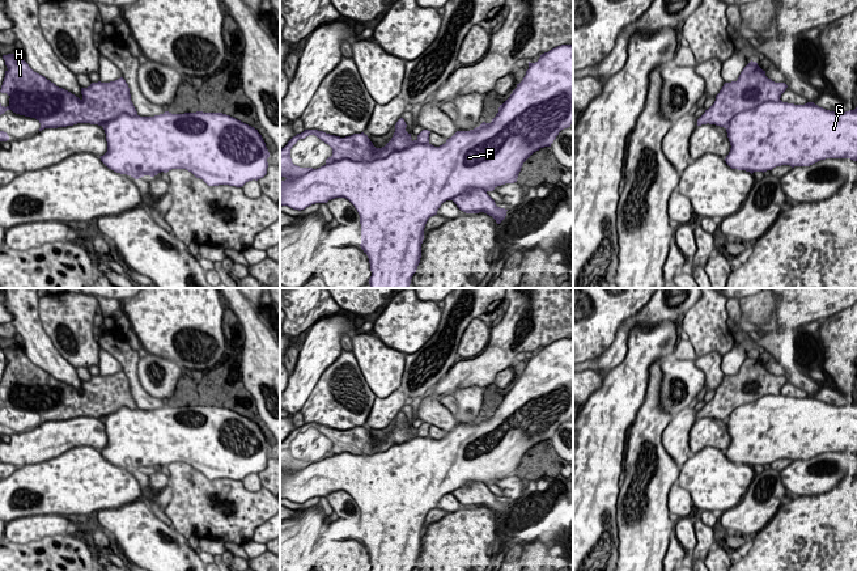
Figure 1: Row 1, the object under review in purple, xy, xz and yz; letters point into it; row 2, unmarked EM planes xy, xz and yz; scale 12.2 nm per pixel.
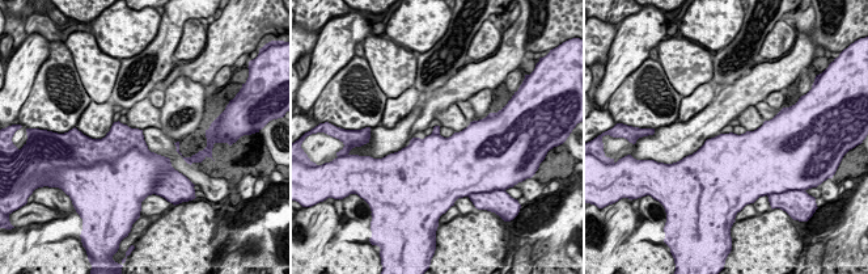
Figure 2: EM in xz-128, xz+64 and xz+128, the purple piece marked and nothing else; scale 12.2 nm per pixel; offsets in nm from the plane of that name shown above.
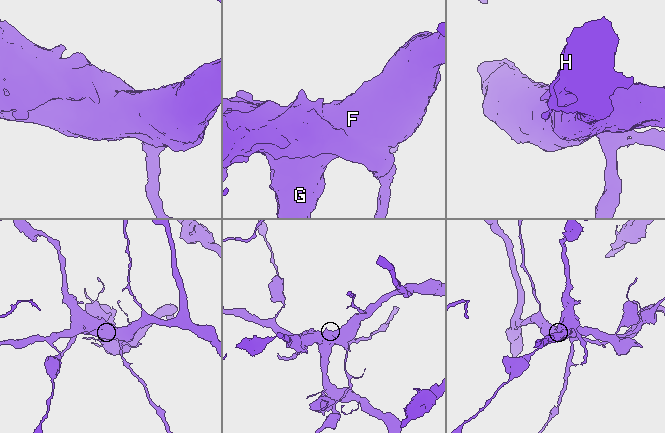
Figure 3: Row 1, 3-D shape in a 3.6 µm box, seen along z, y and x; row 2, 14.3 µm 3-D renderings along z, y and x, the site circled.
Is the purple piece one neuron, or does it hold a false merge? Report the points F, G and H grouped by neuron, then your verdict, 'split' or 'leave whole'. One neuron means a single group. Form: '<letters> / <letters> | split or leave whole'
F G / H | split

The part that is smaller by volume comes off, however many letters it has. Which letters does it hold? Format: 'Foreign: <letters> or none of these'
Foreign: H

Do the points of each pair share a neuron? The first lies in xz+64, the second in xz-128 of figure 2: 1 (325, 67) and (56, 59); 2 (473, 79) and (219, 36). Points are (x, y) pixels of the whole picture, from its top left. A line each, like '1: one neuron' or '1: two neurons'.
1: two neurons
2: one neuron

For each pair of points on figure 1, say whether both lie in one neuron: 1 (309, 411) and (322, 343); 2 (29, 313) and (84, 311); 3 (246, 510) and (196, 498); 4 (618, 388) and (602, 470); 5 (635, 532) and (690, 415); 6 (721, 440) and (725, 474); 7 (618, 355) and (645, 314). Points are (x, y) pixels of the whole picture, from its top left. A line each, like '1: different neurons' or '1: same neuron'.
1: different neurons
2: different neurons
3: same neuron
4: same neuron
5: different neurons
6: different neurons
7: same neuron

